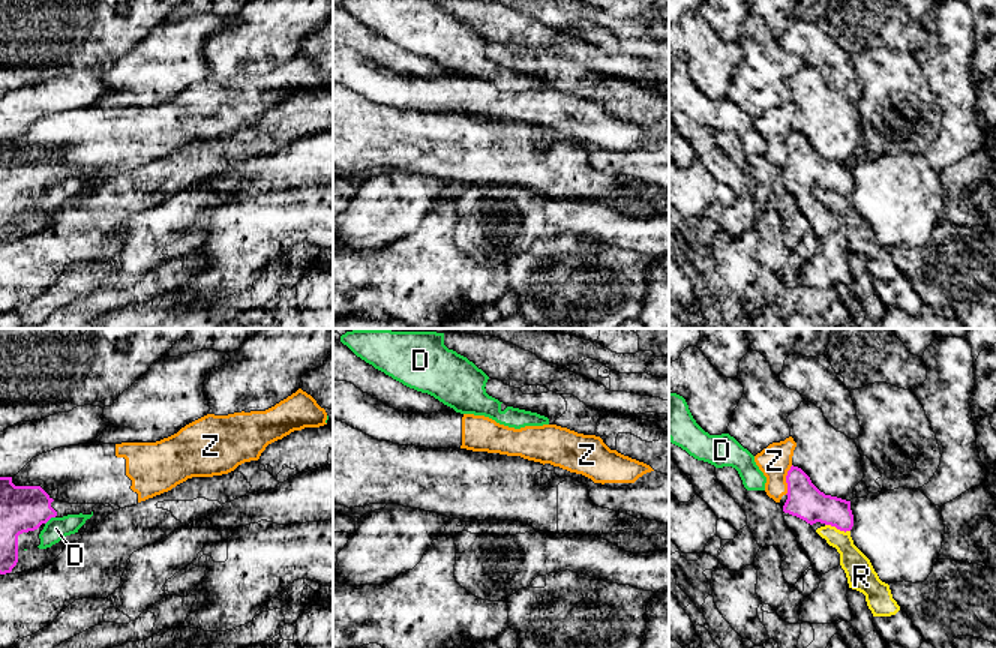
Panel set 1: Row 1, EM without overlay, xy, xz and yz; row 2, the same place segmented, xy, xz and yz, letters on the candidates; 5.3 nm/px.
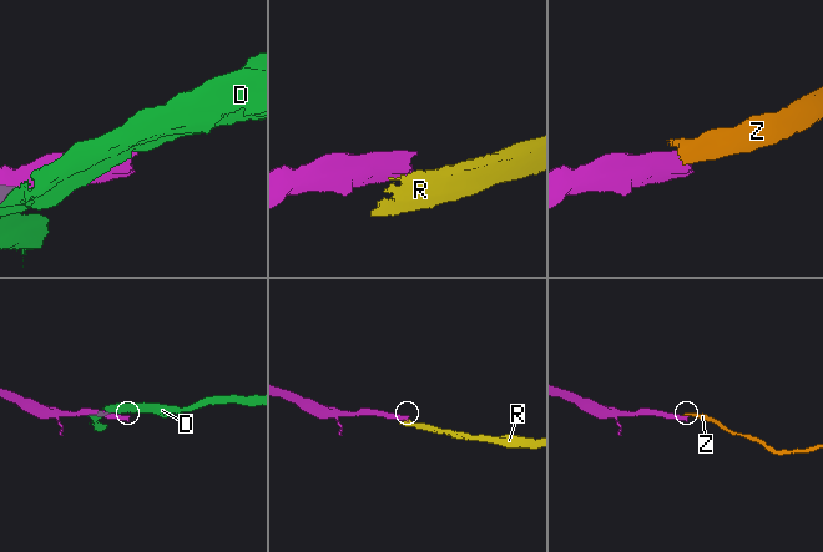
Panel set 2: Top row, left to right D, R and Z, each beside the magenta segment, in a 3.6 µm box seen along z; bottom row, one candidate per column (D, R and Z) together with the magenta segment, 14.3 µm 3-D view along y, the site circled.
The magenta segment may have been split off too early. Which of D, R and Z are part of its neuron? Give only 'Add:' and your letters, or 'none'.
Add: none

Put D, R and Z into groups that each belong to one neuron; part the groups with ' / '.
D / R / Z

